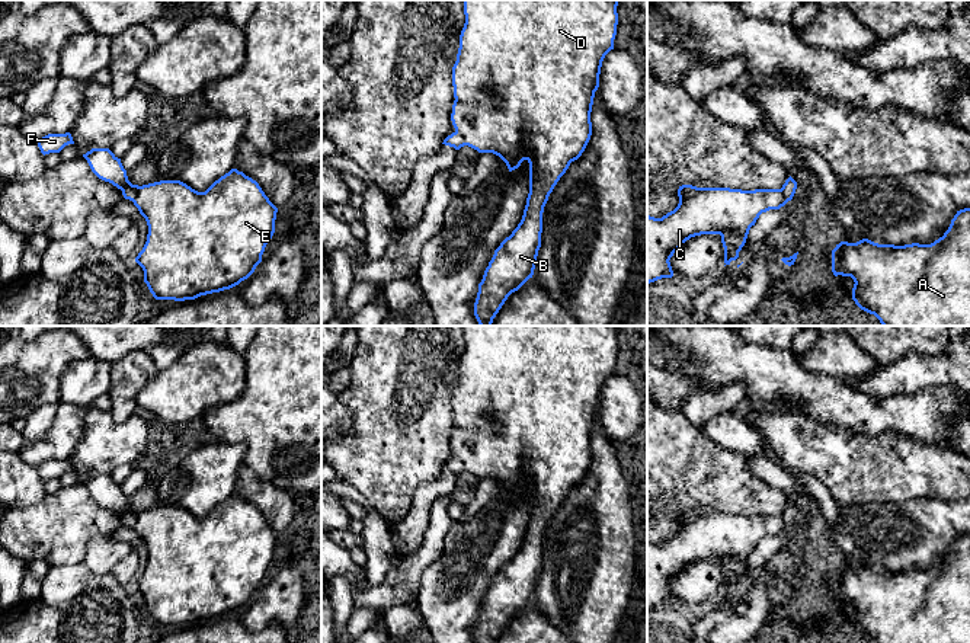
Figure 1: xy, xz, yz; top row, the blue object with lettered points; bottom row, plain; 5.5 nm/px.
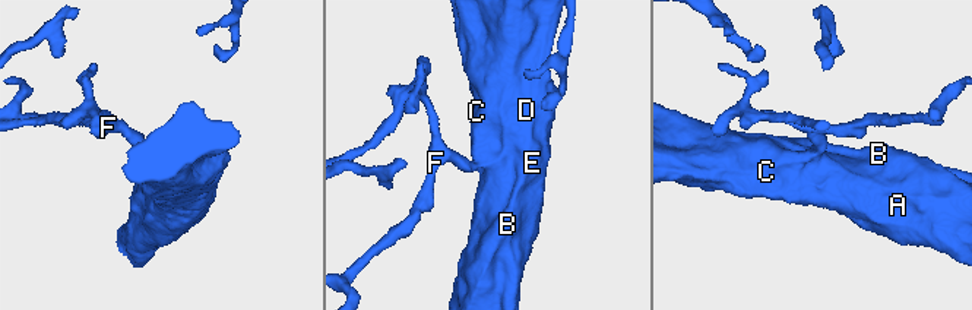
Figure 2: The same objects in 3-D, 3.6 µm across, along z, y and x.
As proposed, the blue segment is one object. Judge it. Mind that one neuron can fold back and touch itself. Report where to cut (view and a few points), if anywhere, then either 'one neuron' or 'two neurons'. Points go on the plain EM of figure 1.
no cut; one neuron

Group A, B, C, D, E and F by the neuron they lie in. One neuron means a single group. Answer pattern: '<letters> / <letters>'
A B C D E F

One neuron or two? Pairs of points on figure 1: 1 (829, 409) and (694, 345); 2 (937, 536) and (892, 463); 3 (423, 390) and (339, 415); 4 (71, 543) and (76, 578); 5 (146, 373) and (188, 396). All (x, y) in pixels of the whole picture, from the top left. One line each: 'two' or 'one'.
1: one
2: two
3: two
4: two
5: two

